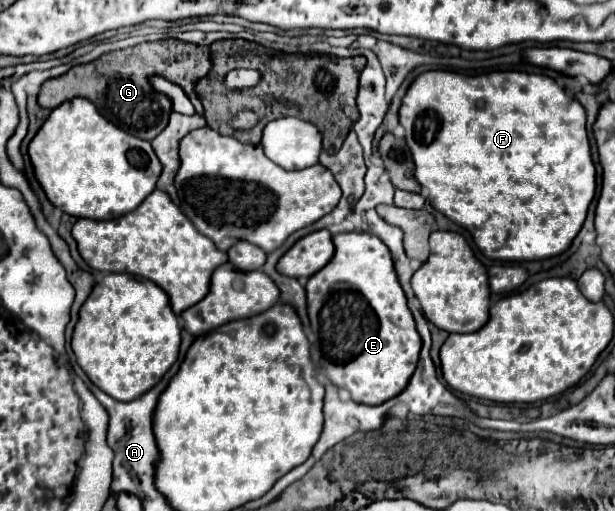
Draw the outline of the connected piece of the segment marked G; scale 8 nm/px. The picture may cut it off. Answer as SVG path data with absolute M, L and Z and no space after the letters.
M172 38L144 42L108 52L90 64L74 66L66 74L46 80L40 88L38 104L42 108L52 110L66 100L82 96L88 98L100 110L100 114L104 114L104 118L120 126L124 132L138 136L142 140L154 140L166 128L166 120L170 114L170 100L150 86L148 76L160 74L170 82L184 86L184 92L194 92L194 84L202 76L206 76L210 66L212 64L208 46L188 44Z

